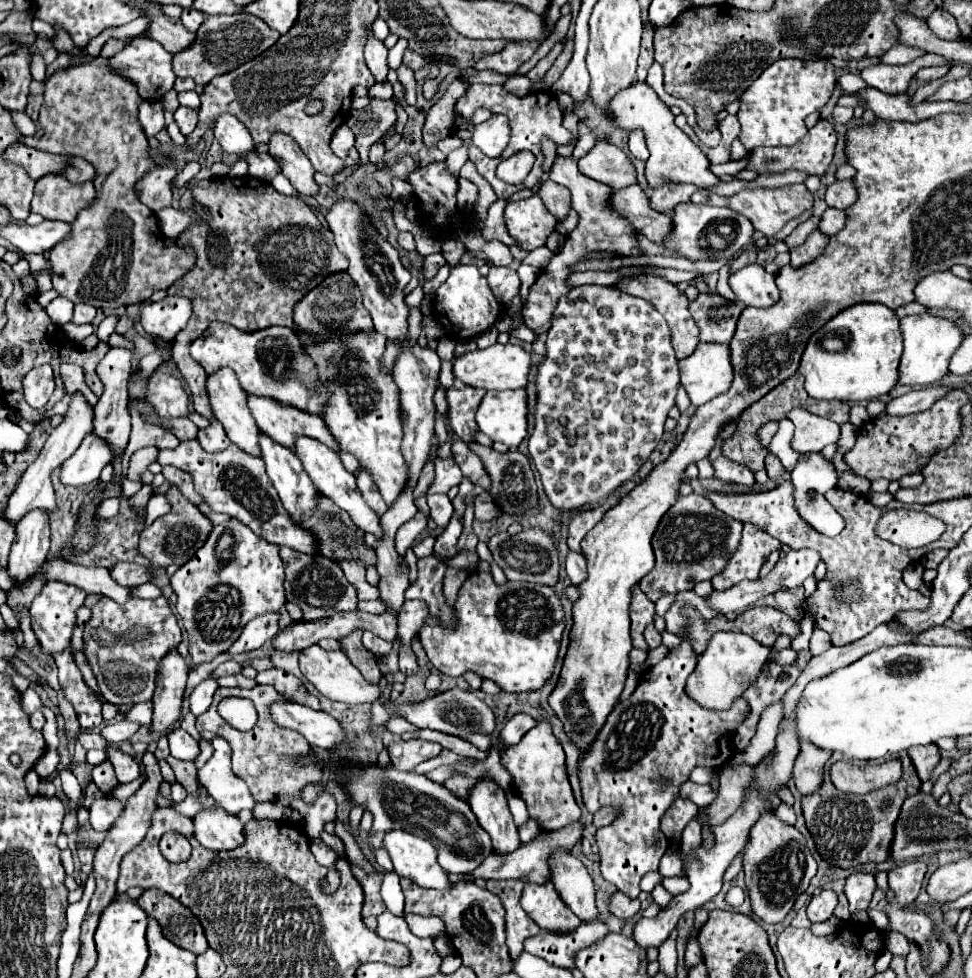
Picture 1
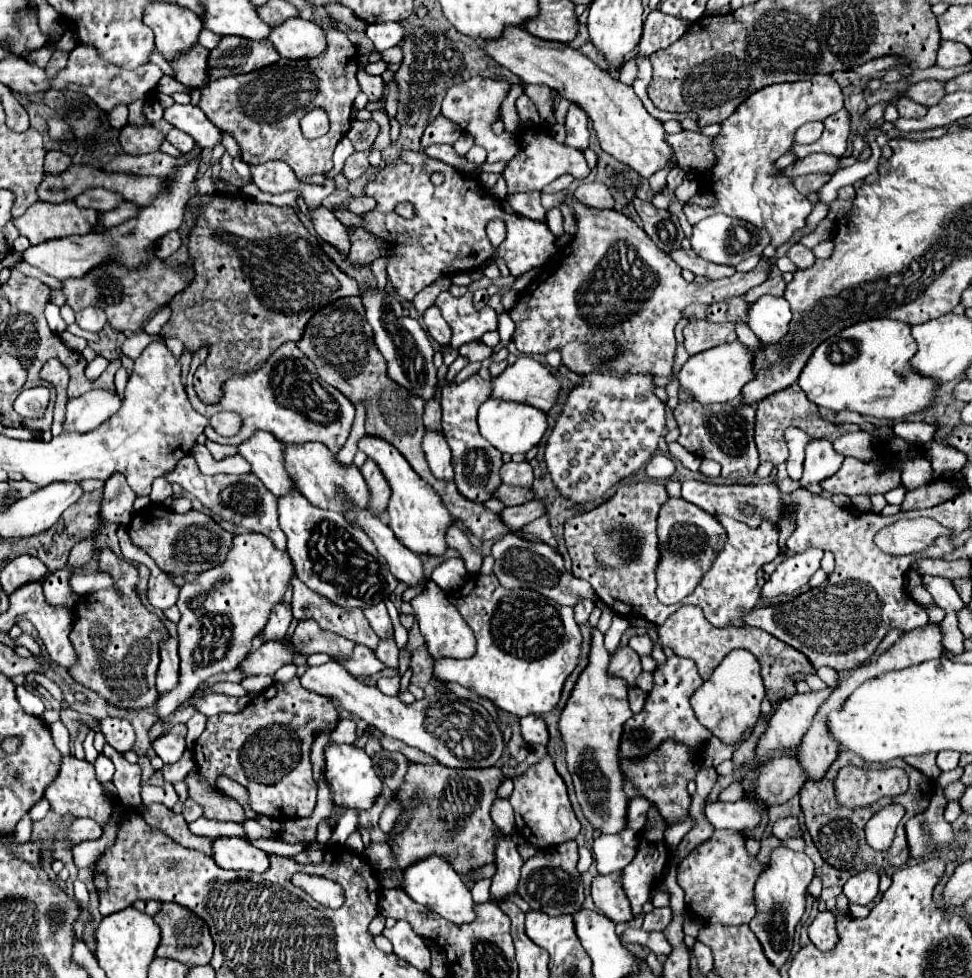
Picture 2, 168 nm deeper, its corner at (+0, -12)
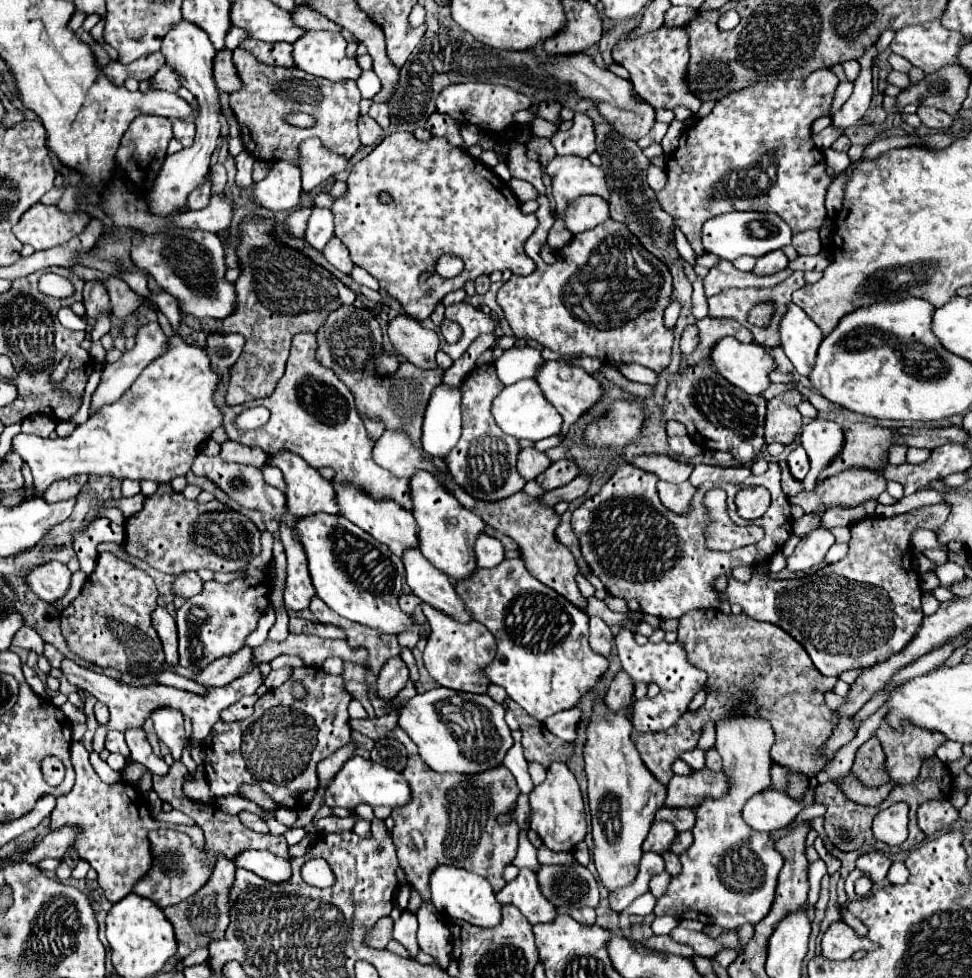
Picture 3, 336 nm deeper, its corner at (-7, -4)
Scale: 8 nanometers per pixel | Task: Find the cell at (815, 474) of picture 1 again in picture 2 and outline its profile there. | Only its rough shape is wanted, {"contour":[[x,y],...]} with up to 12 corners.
{"contour":[[829,439],[805,447],[801,485],[835,475],[841,457]]}

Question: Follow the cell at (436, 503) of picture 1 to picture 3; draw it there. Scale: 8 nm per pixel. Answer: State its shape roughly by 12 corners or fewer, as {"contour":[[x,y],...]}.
{"contour":[[480,533],[474,541],[478,567],[492,567],[504,559],[498,539]]}

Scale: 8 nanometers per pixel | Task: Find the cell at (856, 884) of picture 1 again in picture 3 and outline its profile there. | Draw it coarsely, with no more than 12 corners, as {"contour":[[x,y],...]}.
{"contour":[[878,851],[858,857],[856,869],[872,883],[886,879],[890,863]]}

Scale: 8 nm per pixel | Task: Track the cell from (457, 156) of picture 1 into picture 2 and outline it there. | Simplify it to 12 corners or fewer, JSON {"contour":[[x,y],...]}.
{"contour":[[471,77],[447,91],[441,115],[497,145],[491,125],[509,83]]}

